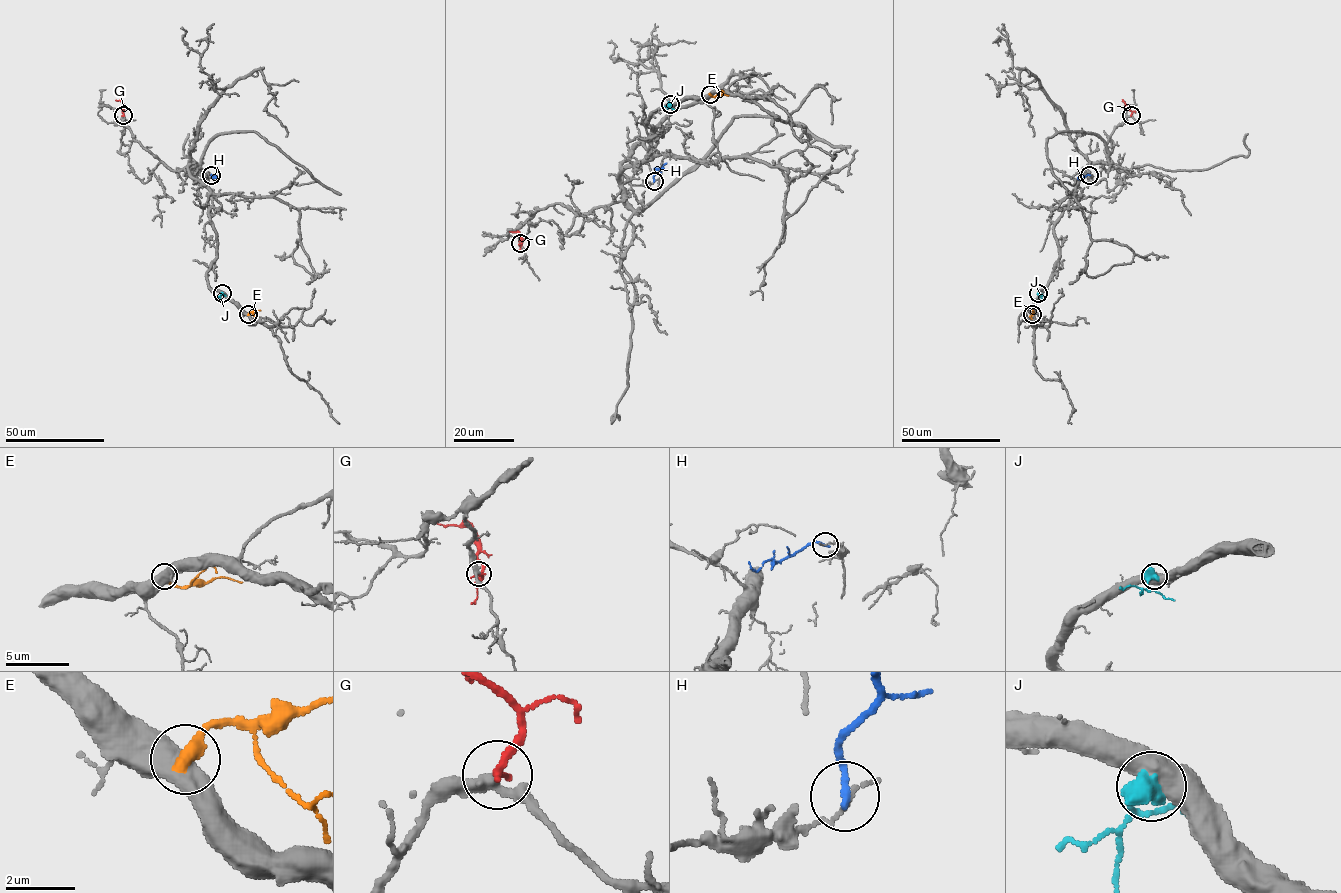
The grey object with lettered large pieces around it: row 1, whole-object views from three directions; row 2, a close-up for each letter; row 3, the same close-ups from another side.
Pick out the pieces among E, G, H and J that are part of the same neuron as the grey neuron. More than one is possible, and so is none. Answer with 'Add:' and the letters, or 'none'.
Add: G

